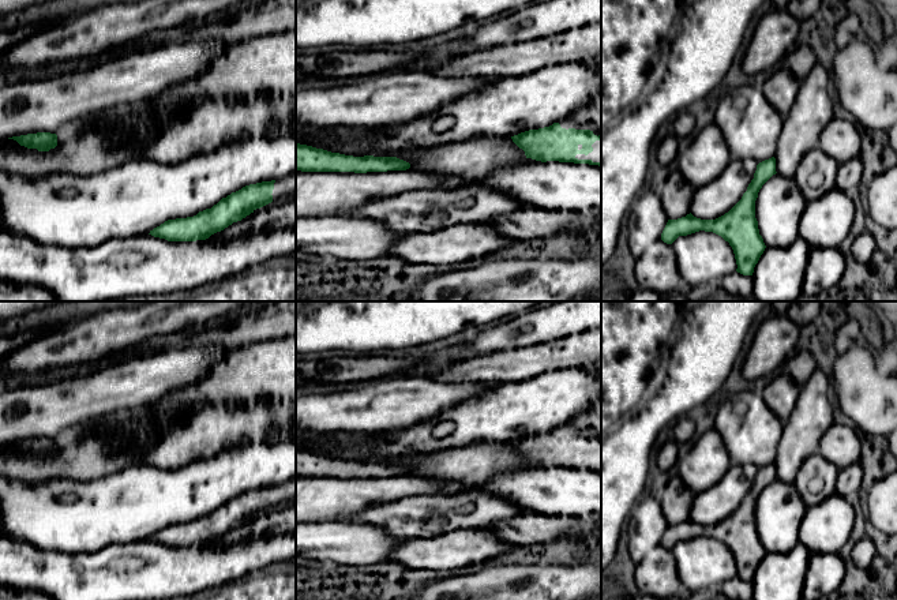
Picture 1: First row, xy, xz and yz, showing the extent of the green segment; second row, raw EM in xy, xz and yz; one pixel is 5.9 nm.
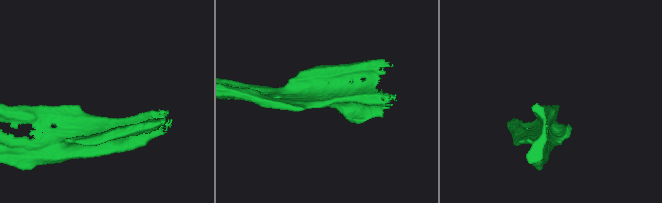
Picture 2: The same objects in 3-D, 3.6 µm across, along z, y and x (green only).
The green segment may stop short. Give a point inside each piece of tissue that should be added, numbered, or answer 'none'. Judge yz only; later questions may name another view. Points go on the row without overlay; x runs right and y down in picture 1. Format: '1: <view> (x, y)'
none

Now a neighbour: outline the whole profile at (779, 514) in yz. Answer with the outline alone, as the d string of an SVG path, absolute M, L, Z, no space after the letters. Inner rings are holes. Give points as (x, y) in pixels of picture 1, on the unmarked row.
M773 480L755 506L755 524L765 551L789 552L799 543L806 511L793 483Z

